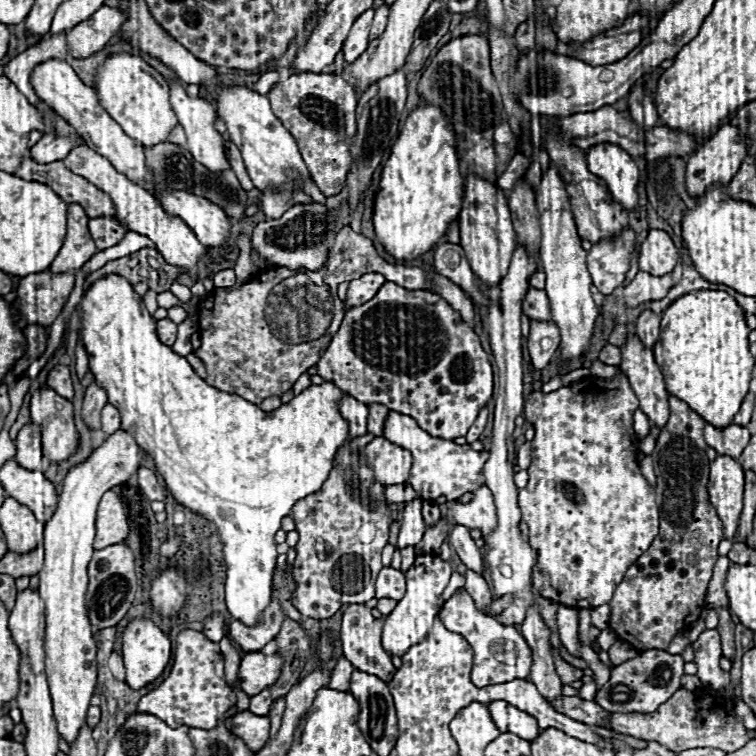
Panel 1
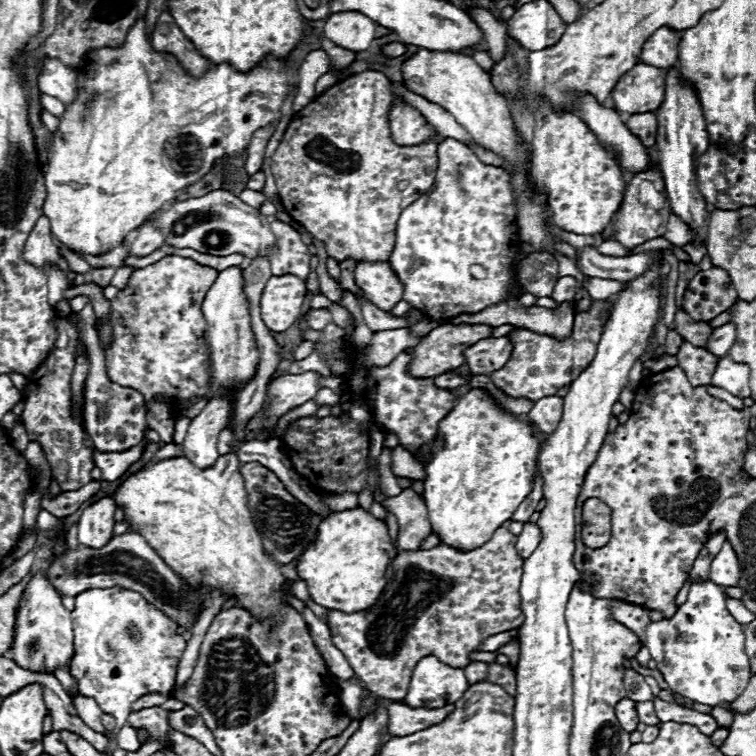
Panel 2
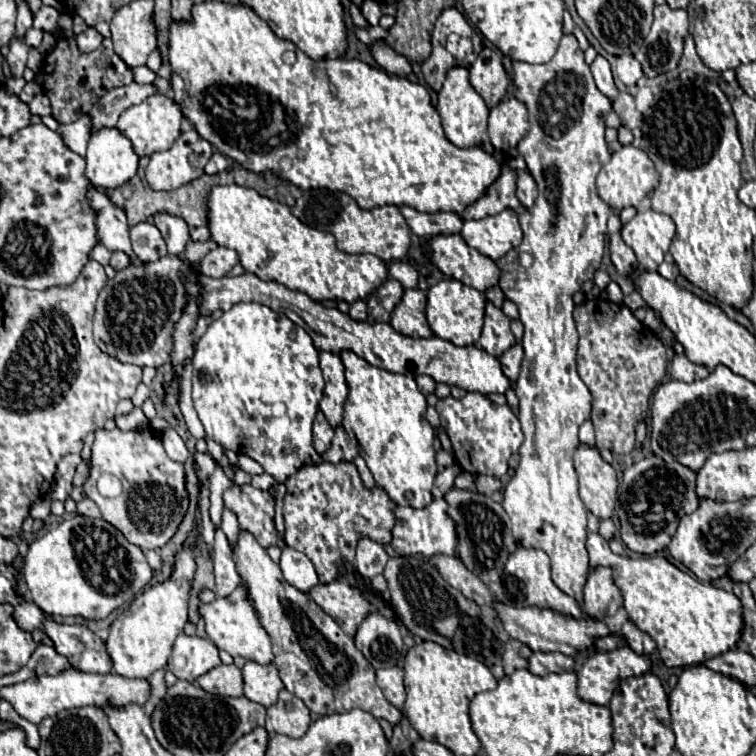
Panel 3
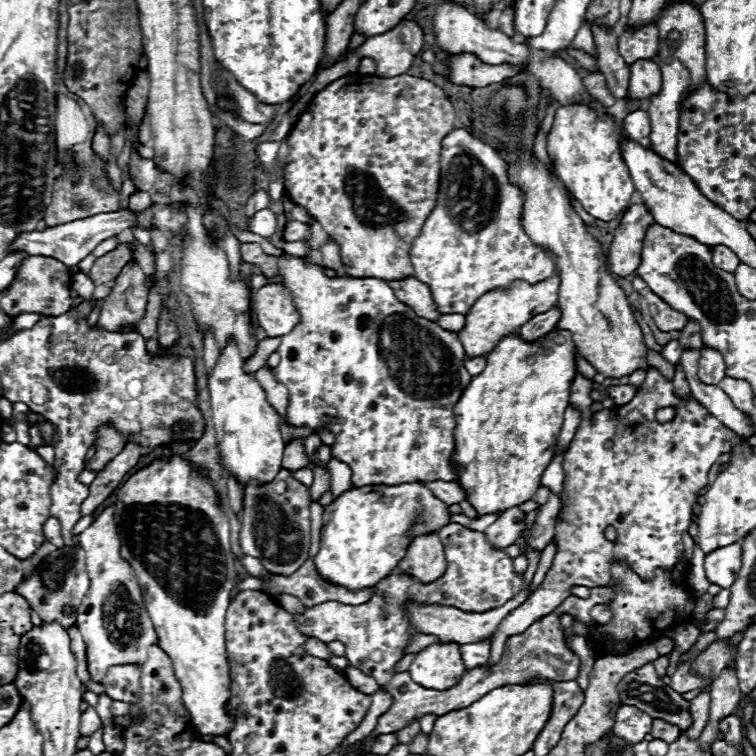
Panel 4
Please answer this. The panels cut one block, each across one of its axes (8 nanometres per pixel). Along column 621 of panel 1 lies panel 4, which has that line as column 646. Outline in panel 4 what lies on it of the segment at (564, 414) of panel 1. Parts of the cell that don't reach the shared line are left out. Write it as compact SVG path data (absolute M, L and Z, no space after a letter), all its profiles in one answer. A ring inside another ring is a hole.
M650 368L646 372L646 380L636 390L636 396L622 408L602 408L598 412L592 412L592 384L594 382L590 378L584 378L580 372L576 372L576 376L570 382L570 404L580 408L582 422L568 446L568 452L564 454L564 494L570 500L568 506L564 506L562 510L562 522L556 526L556 558L542 586L524 604L520 604L520 608L512 610L508 614L508 620L502 620L498 634L492 642L492 652L488 660L490 668L498 664L508 636L524 632L538 618L550 614L558 604L562 604L570 596L570 590L574 586L614 586L610 574L610 566L614 560L626 562L628 568L636 572L644 582L656 576L656 568L672 568L684 552L682 534L688 532L692 524L692 508L696 506L698 494L708 484L708 472L712 464L720 458L720 454L726 454L738 442L738 436L724 424L720 424L716 418L712 418L712 414L706 408L702 408L696 400L678 398L674 394L672 382L666 376L662 376L656 368ZM668 406L676 408L674 420L658 422L656 412ZM606 526L614 526L618 530L616 542L608 542L604 538Z

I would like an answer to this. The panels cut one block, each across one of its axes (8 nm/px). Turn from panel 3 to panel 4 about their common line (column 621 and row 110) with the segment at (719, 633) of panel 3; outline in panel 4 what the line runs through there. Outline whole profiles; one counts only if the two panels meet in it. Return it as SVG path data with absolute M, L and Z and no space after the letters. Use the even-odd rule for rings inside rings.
M560 106L554 114L554 124L546 138L548 156L556 168L556 174L568 188L574 200L594 218L610 222L626 210L634 184L628 168L620 156L620 132L612 118L596 118L588 106Z

